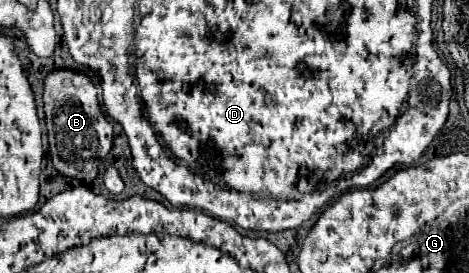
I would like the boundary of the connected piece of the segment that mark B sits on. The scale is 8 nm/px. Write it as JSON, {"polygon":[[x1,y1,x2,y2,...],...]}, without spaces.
{"polygon":[[56,68,44,78,44,112,54,168,68,178,94,180,102,174,104,160,112,148,112,124,98,104,98,92,90,76,72,68]]}

